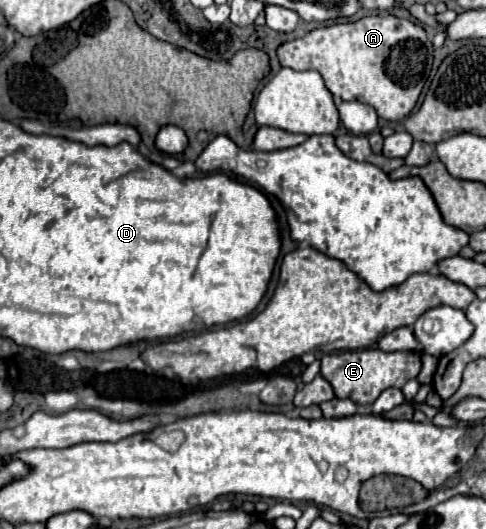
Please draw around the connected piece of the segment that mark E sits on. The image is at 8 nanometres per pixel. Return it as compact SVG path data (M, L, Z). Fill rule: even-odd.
M357 349L357 351L339 351L323 355L321 359L321 375L333 385L337 399L351 399L357 405L373 405L375 399L381 395L381 391L389 387L403 387L409 379L415 379L421 373L423 367L423 351L397 351L397 353L385 353L381 349Z

